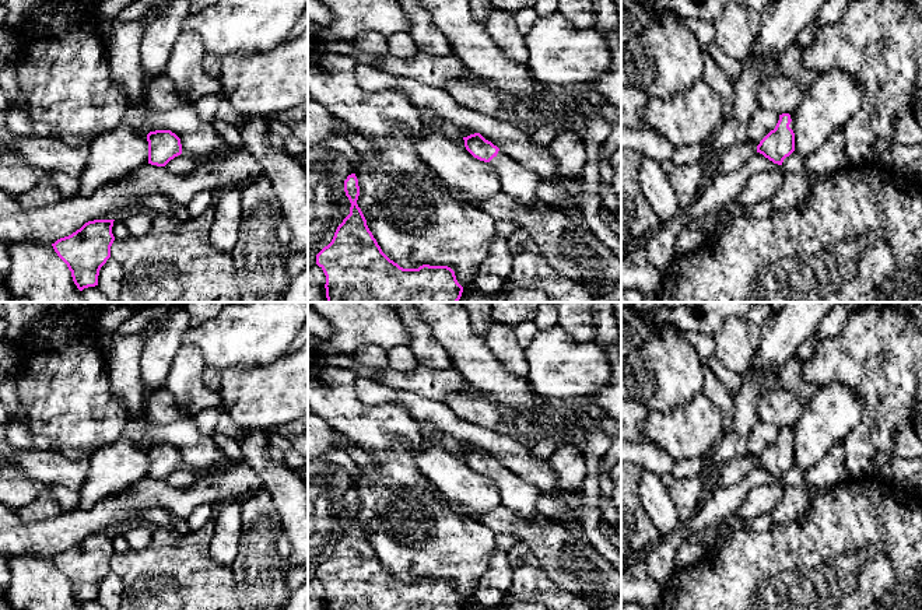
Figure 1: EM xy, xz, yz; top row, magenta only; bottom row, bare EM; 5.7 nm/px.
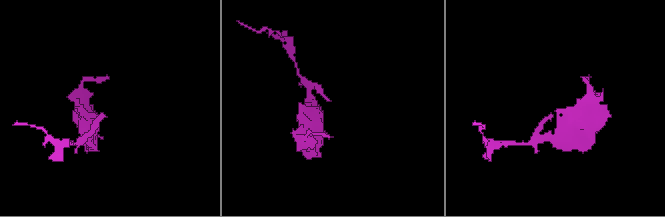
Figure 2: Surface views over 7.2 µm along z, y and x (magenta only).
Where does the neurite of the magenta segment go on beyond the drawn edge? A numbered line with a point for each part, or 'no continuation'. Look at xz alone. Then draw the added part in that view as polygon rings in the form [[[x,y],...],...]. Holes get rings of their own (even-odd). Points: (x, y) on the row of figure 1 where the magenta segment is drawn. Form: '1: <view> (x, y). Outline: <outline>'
1: xz (515, 181). Outline: [[[498,151],[488,164],[495,168],[499,176],[501,192],[515,197],[525,206],[540,201],[536,187],[541,180],[537,175],[520,166],[502,151]]]

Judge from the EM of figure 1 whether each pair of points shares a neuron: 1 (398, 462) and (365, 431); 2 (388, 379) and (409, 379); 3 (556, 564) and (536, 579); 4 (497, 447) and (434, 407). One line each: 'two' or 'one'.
1: one
2: one
3: two
4: one

